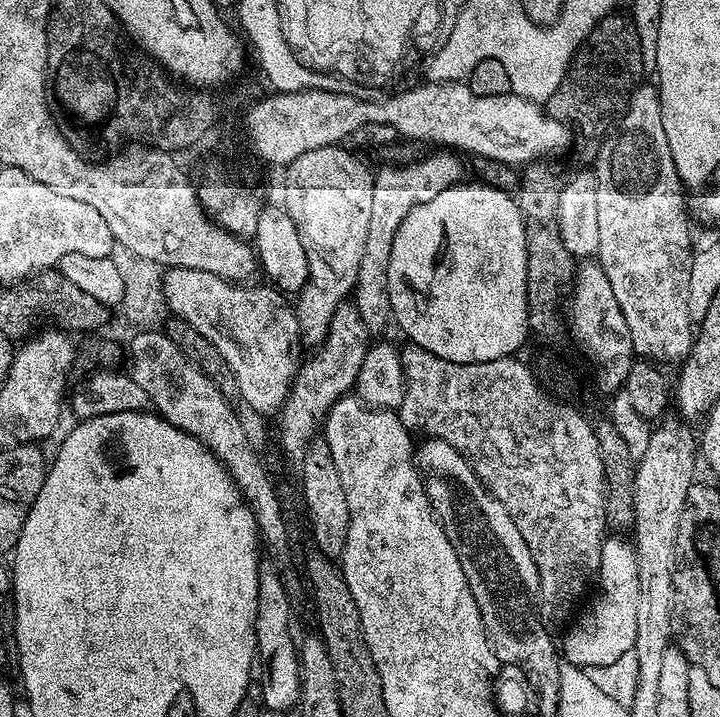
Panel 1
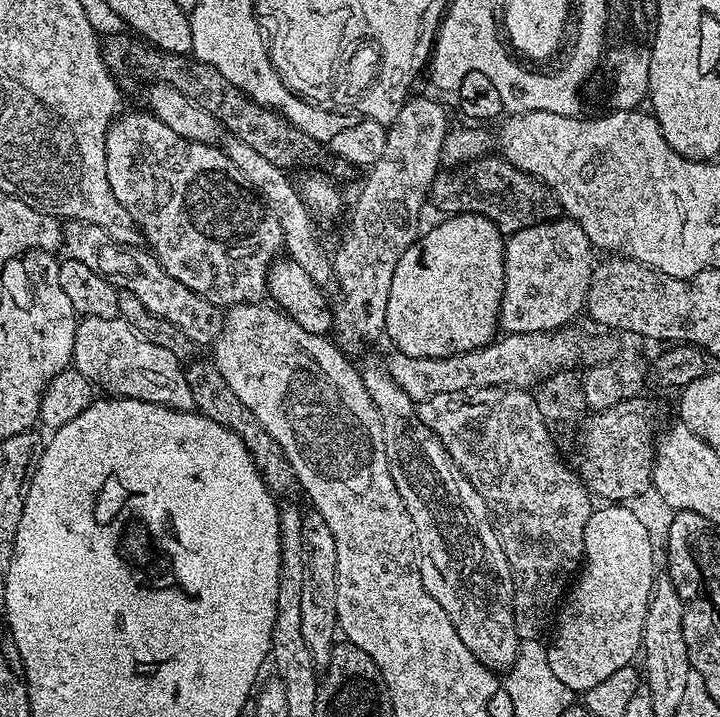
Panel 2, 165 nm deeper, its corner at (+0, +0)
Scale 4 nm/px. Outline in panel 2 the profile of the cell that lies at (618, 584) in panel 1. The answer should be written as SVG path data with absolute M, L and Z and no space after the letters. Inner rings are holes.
M612 502L607 506L600 507L597 507L593 511L590 522L586 522L582 571L579 573L575 583L571 585L570 591L567 593L566 599L563 601L562 607L555 617L554 631L551 633L551 636L553 635L552 644L549 643L547 645L548 657L550 658L550 670L554 670L554 675L562 681L562 686L566 686L573 694L583 694L586 690L590 690L590 686L598 686L598 682L604 681L605 678L610 678L610 674L615 674L618 670L629 667L635 661L632 660L635 656L637 659L638 653L641 651L644 643L644 623L646 622L648 604L652 600L652 581L658 572L658 569L656 569L656 552L652 549L652 536L648 533L647 526L640 521L639 514L631 512L628 509L631 507L625 506L620 502Z

